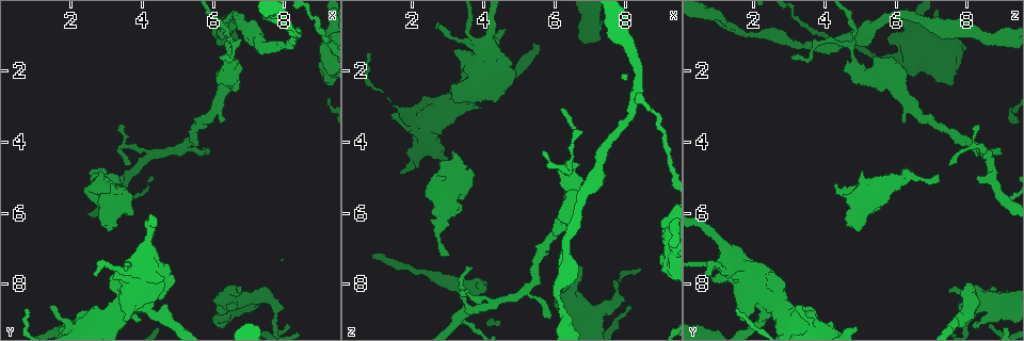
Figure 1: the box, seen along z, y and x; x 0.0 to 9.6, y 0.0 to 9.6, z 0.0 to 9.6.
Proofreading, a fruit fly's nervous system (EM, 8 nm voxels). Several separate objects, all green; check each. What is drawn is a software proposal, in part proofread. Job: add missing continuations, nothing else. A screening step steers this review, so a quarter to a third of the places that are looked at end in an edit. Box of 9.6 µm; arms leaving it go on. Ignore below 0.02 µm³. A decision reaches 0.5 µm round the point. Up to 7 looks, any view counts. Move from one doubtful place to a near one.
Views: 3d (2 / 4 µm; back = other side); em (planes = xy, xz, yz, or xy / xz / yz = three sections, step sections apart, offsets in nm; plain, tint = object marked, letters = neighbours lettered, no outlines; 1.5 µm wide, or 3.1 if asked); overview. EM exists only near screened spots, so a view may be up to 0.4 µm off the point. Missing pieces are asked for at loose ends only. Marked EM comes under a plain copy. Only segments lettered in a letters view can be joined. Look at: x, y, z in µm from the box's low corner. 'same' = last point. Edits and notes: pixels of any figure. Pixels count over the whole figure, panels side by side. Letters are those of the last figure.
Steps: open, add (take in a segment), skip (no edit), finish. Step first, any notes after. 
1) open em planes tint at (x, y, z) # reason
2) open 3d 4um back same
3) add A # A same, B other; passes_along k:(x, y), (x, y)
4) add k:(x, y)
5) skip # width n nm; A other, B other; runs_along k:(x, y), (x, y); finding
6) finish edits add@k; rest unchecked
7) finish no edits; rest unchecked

open 3d 2um at (2.95, 5.00, 7.20) # free end

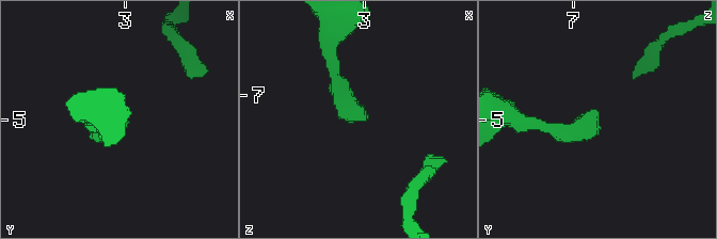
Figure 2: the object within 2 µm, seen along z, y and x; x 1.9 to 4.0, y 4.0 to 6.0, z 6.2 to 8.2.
open em planes letters at (2.96, 4.96, 7.22) # need the tissue

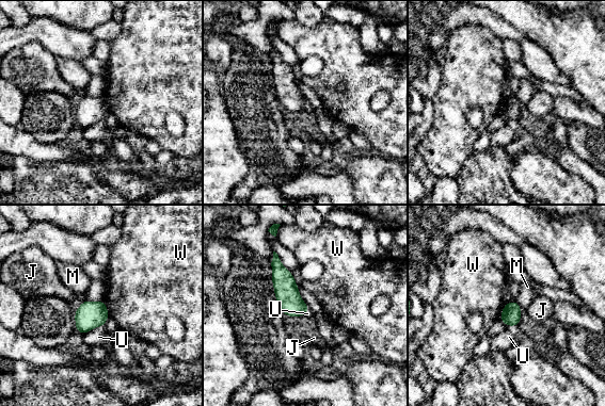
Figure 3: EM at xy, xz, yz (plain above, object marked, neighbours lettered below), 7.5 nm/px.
skip # longest_contact U 180 nm; J other, M other, U other, W other; border 3:(514, 301), (521, 308); no lettered segment goes on from it

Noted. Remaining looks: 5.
open em planes letters at (3.25, 6.30, 4.80) # stops while still wide

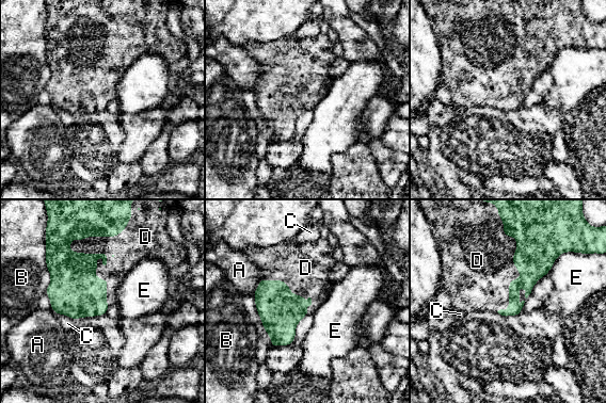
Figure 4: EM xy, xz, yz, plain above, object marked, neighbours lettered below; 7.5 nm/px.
add D # longest_contact D 600 nm; A other, B other, C other, D same, E other; the cell continues

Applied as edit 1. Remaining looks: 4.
open overview # redraw

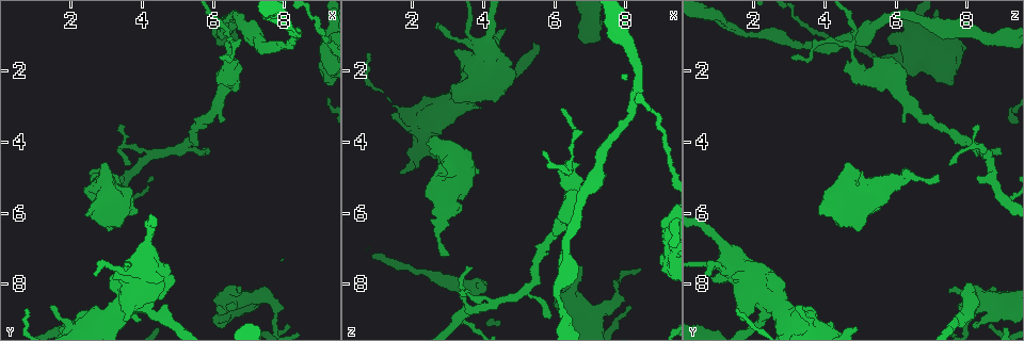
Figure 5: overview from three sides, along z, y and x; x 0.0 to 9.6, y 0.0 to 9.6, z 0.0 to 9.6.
open em yz step 4 tint at (3.90, 8.00, 8.15) # an open end

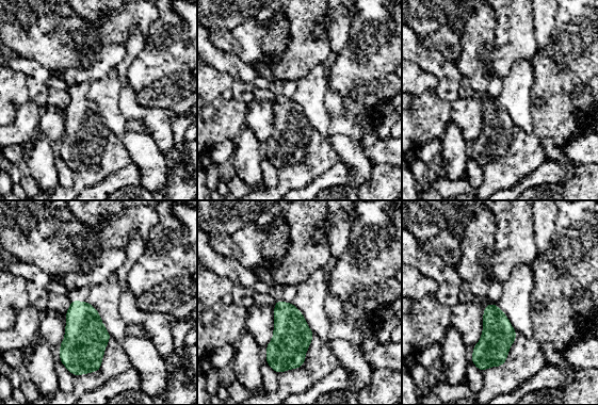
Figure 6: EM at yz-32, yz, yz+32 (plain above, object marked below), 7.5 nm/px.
open em planes letters same # another direction

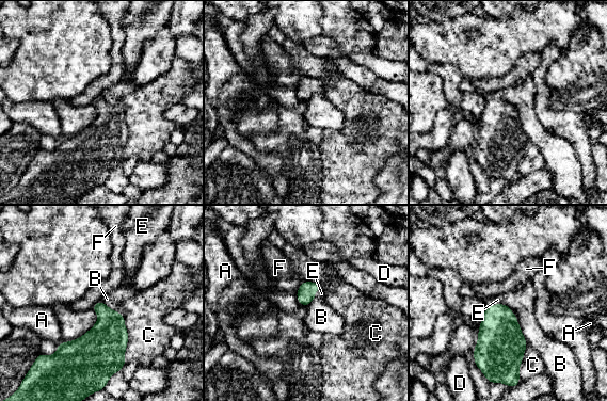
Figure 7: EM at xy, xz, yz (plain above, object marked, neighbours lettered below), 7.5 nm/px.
add E # longest_contact B 380 nm; A other, B other, C other, D other, E same, F other; passes_along 7:(305, 292), (316, 291), (320, 294); the cell continues

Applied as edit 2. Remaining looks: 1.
finish edits add@4, add@7; rest unchecked

